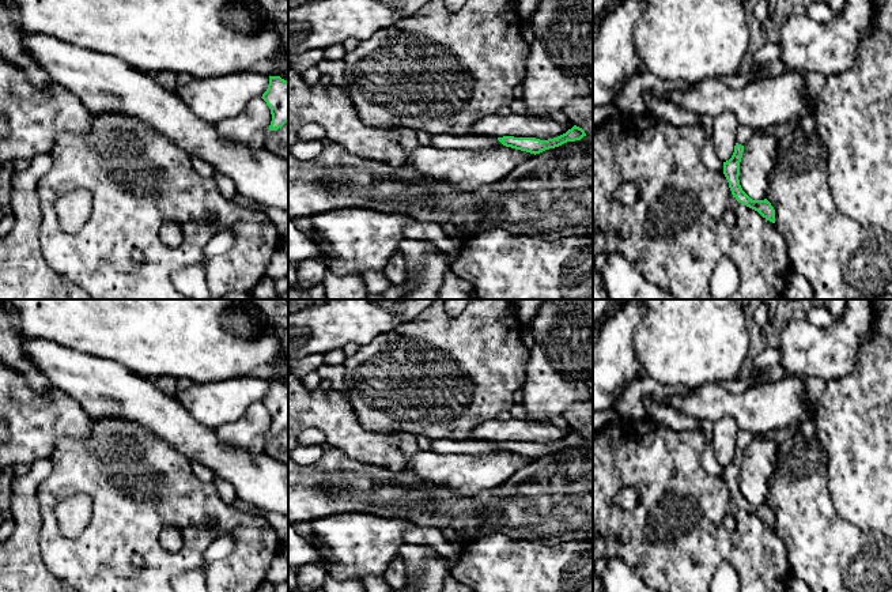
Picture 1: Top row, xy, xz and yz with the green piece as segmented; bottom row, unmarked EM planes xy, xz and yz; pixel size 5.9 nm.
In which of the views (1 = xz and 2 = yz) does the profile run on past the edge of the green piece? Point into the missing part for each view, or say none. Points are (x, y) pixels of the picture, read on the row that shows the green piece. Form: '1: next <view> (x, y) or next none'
1: next none
2: next none

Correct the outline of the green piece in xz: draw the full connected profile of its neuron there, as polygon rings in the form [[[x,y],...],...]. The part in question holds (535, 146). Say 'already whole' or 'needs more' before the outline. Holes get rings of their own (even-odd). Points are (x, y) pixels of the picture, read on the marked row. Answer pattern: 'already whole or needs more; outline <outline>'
already whole; outline [[[574,125],[566,133],[548,140],[540,140],[536,137],[514,137],[514,136],[503,136],[498,137],[498,140],[506,147],[511,147],[536,155],[545,150],[559,147],[567,142],[581,140],[583,136],[586,136],[585,131]]]

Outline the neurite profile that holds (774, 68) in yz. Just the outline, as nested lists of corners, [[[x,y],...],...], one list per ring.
[[[779,59],[768,61],[764,65],[764,73],[760,75],[756,69],[756,67],[753,65],[753,68],[751,69],[751,75],[753,80],[760,80],[764,78],[776,78],[779,75],[783,75],[789,72],[787,68],[782,64],[782,61]]]

